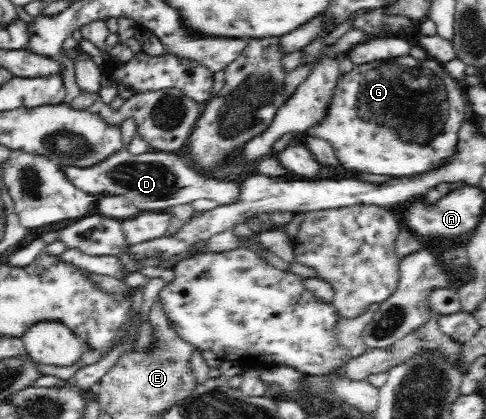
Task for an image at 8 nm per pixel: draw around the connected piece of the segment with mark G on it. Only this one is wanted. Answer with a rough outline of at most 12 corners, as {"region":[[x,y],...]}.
{"region":[[438,61],[354,66],[305,134],[353,173],[456,152],[466,91]]}

